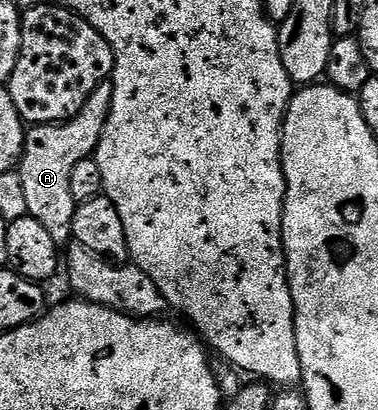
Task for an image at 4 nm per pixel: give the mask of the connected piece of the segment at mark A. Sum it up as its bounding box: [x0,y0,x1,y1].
[16,83,114,246]

